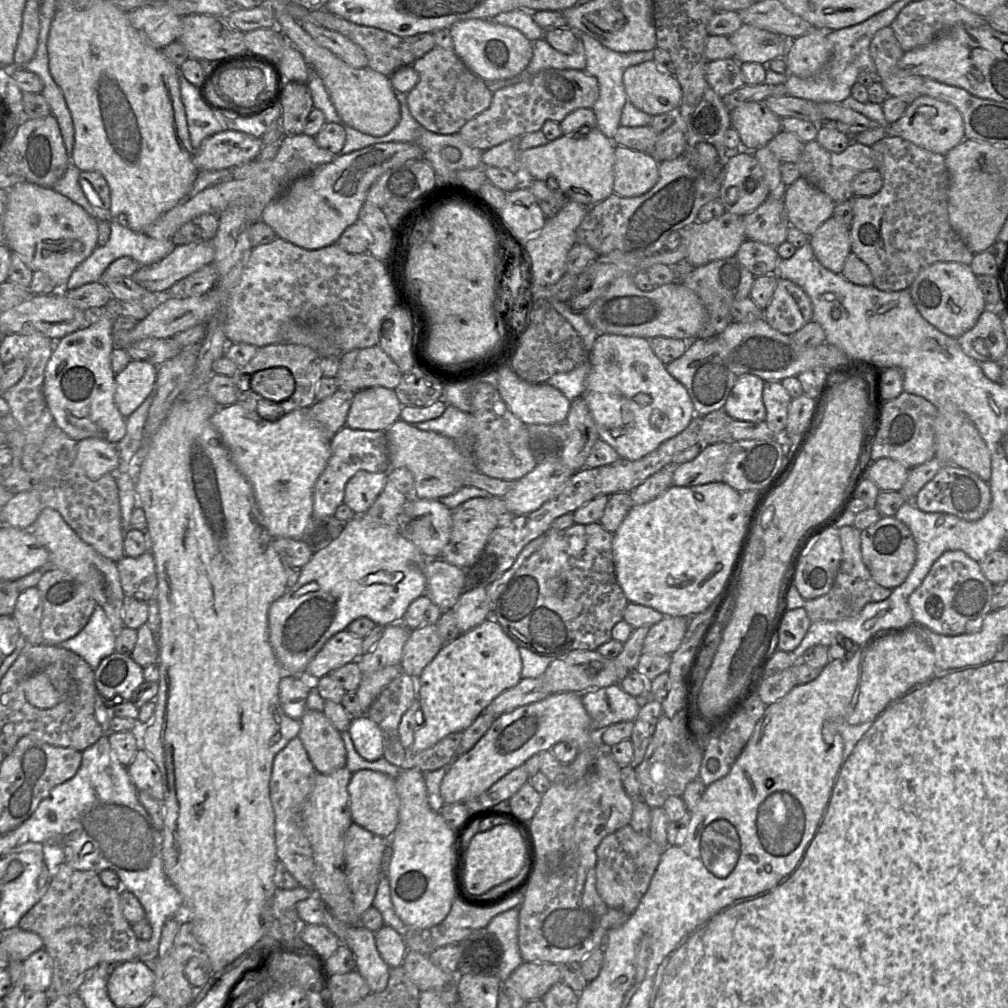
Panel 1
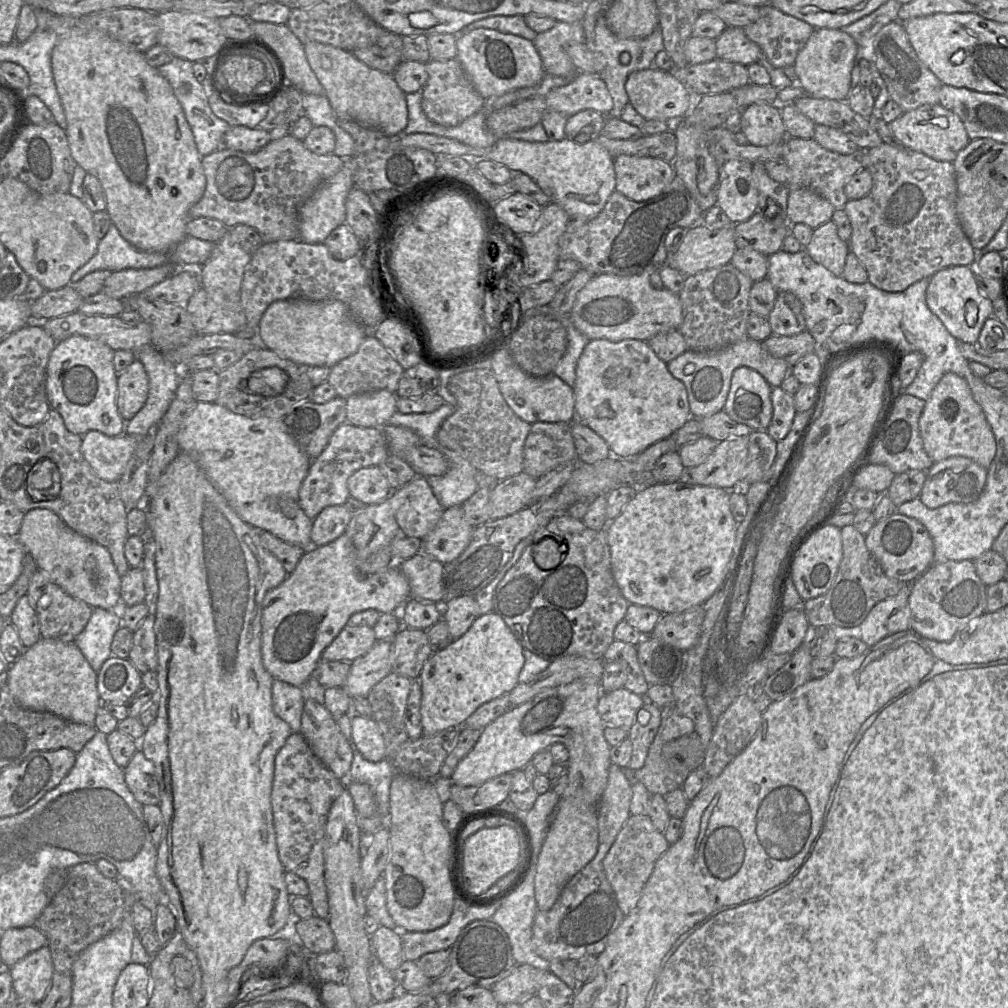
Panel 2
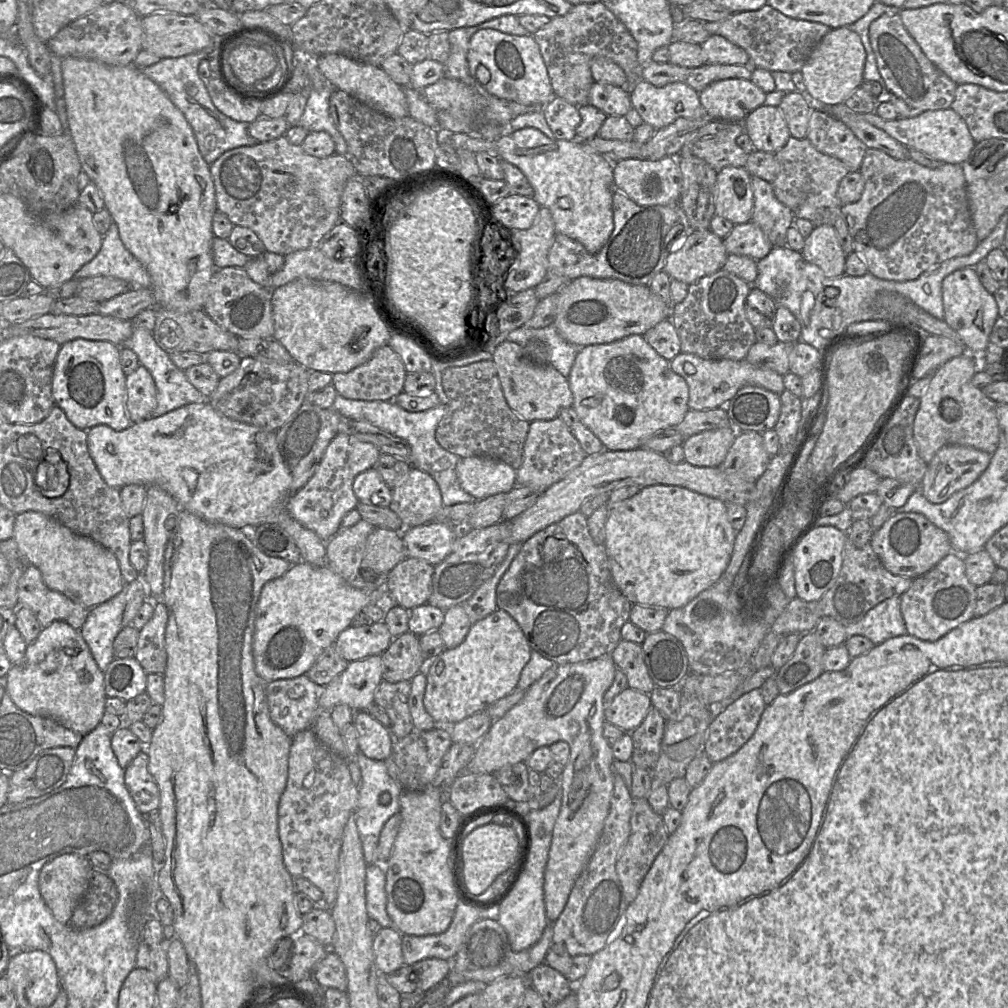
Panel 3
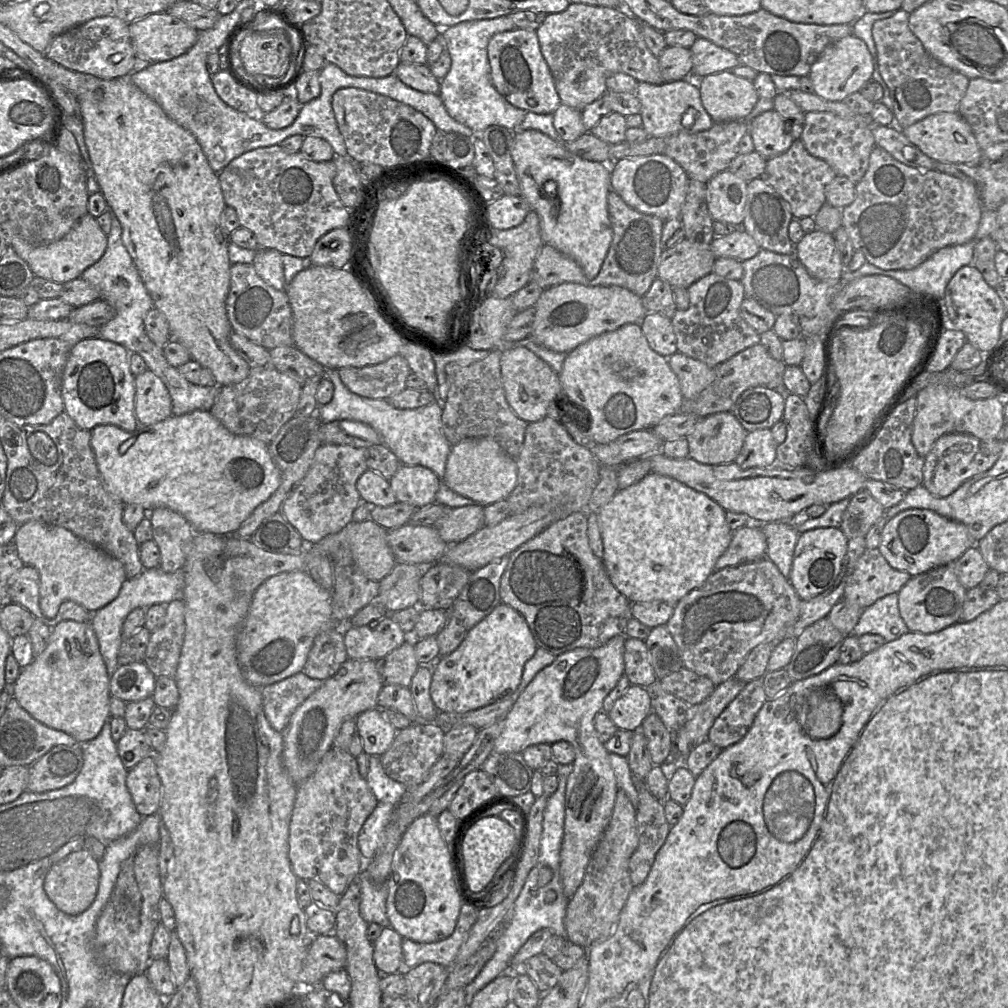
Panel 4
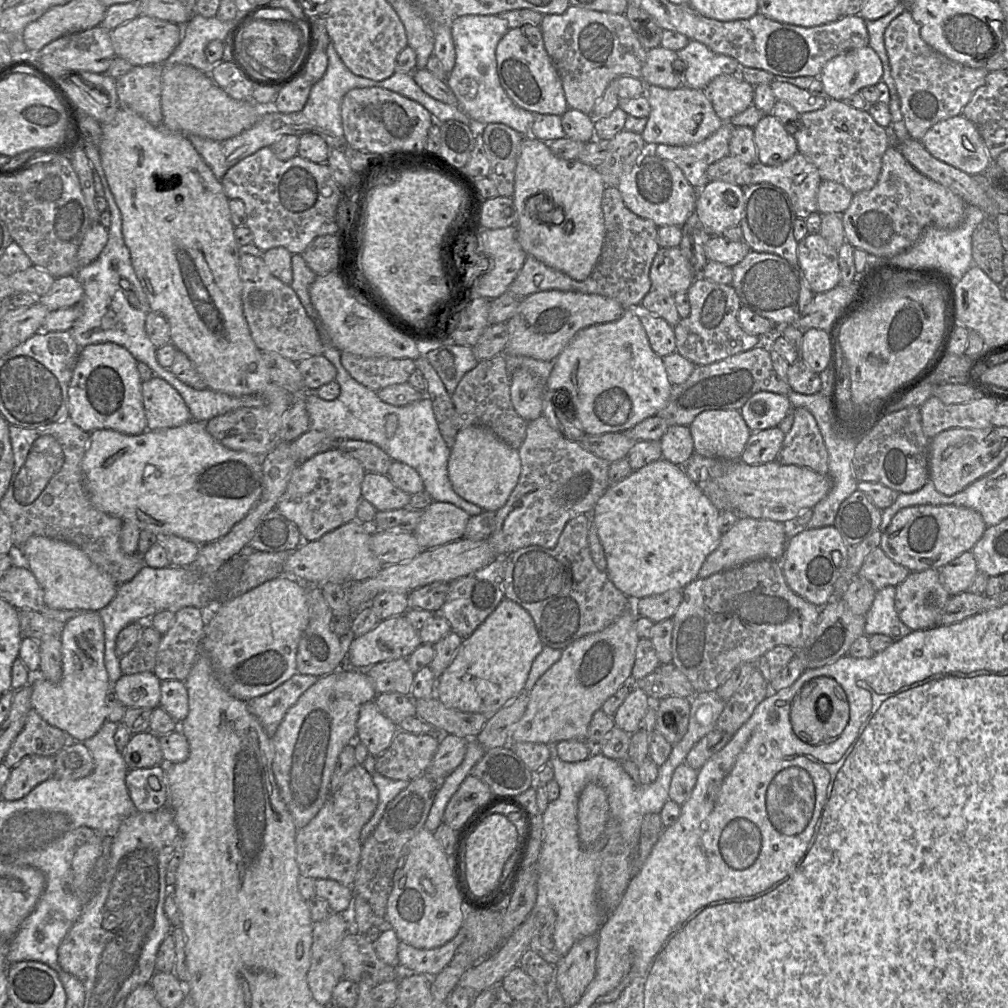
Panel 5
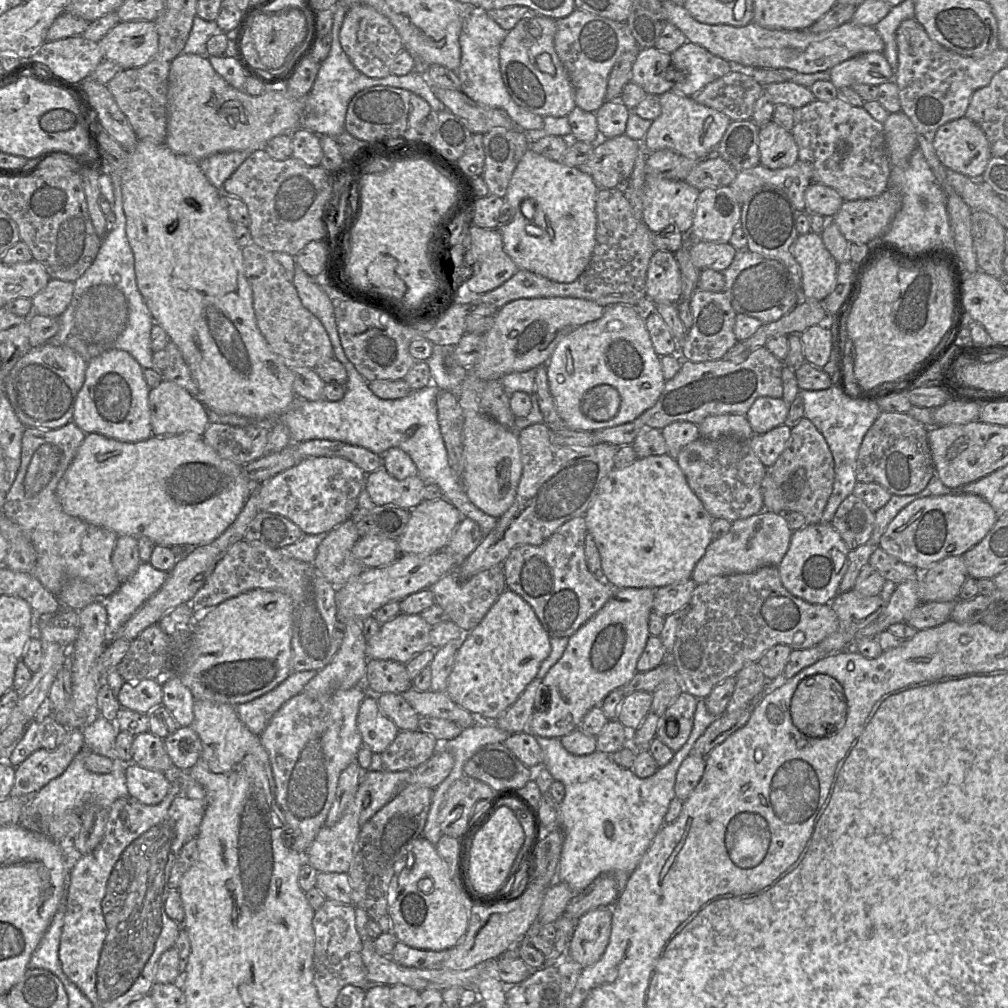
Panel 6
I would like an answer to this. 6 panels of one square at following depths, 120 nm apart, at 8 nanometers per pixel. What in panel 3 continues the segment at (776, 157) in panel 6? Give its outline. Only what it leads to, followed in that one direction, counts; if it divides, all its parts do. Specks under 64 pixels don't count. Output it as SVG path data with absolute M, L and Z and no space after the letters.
M775 106L757 107L745 117L742 125L757 151L776 153L791 137L783 114Z

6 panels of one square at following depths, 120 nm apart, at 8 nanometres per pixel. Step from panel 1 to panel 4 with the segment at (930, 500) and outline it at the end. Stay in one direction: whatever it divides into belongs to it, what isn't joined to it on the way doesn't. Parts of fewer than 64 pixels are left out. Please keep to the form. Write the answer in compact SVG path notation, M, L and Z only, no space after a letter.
M945 434L934 443L924 458L922 485L936 497L947 497L968 479L990 470L999 459L1001 451L1002 442L997 438L982 440L969 434Z

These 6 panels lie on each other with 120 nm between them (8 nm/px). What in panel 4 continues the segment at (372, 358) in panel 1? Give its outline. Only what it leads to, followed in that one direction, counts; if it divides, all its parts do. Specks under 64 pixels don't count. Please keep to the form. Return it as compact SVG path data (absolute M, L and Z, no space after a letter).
M397 354L375 365L341 367L338 372L351 392L372 399L386 399L406 388L411 369L406 359Z

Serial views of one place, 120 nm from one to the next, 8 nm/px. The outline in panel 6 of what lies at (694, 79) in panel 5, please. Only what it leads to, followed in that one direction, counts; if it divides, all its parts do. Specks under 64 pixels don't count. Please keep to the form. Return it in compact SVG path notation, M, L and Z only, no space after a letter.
M686 41L671 53L672 69L676 71L673 92L692 96L707 84L736 68L720 57L711 54L700 45Z

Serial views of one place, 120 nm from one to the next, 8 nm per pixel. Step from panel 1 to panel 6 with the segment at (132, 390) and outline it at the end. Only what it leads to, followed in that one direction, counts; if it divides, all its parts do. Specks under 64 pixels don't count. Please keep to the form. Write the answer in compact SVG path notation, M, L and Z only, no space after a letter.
M162 380L157 387L149 390L148 405L152 435L172 436L193 432L202 436L210 423L206 407L202 402L184 388L171 381Z

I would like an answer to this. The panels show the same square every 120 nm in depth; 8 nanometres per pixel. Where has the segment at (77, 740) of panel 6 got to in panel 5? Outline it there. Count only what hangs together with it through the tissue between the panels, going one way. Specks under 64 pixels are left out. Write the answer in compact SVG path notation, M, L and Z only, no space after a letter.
M27 755L13 768L6 781L1 798L18 800L30 793L38 784L54 775L53 756Z

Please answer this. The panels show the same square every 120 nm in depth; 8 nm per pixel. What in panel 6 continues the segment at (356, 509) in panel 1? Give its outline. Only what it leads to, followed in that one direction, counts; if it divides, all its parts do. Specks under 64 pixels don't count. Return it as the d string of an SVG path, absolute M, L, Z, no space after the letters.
M381 467L367 474L364 488L376 506L394 505L412 510L424 501L425 486L419 475L398 480Z

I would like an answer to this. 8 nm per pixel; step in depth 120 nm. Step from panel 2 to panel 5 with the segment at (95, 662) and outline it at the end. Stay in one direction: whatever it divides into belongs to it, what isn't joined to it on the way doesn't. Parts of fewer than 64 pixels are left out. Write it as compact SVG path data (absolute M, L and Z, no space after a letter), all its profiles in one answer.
M243 548L231 557L213 574L198 575L189 567L167 566L143 568L128 582L119 585L113 600L100 609L99 615L104 626L104 665L110 682L115 683L122 675L120 657L116 653L116 640L119 632L133 622L145 622L160 611L177 612L183 607L197 607L201 610L212 609L234 599L256 586L283 574L284 564L292 551L265 552Z

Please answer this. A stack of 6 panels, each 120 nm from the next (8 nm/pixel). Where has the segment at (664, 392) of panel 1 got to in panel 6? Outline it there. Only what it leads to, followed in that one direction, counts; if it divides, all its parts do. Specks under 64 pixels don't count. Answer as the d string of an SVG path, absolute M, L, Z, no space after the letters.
M625 304L605 307L601 318L564 336L546 371L557 412L566 427L586 432L633 422L656 404L666 382L645 320L635 307Z

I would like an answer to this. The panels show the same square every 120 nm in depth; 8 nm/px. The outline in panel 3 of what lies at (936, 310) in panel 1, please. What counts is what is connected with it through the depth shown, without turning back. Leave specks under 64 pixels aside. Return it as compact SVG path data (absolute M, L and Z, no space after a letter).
M975 267L959 269L945 277L942 295L946 323L964 340L964 346L969 353L984 353L999 311L994 295L982 285Z

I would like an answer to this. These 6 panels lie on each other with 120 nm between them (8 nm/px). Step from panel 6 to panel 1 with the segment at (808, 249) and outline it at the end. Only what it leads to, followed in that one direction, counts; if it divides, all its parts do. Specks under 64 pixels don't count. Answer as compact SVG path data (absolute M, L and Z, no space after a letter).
M832 216L809 237L809 243L821 265L836 274L841 274L851 253L850 227Z

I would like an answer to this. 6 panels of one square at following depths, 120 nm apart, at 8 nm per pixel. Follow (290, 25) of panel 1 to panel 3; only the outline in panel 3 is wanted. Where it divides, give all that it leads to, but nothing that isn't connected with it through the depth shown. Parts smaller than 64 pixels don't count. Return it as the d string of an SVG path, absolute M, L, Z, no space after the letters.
M326 54L315 59L318 69L337 90L342 90L366 106L392 118L409 116L403 87L395 83L381 67L360 63L339 54Z

